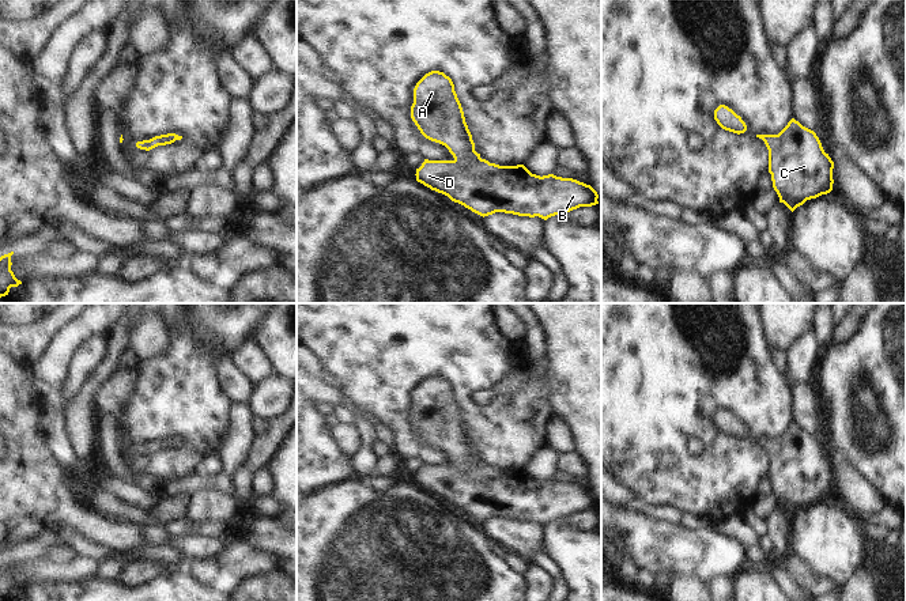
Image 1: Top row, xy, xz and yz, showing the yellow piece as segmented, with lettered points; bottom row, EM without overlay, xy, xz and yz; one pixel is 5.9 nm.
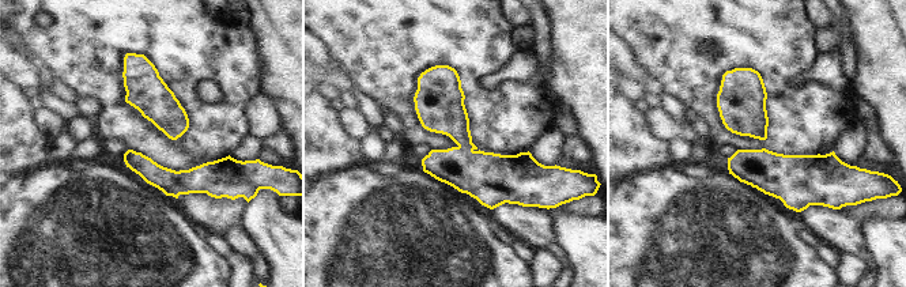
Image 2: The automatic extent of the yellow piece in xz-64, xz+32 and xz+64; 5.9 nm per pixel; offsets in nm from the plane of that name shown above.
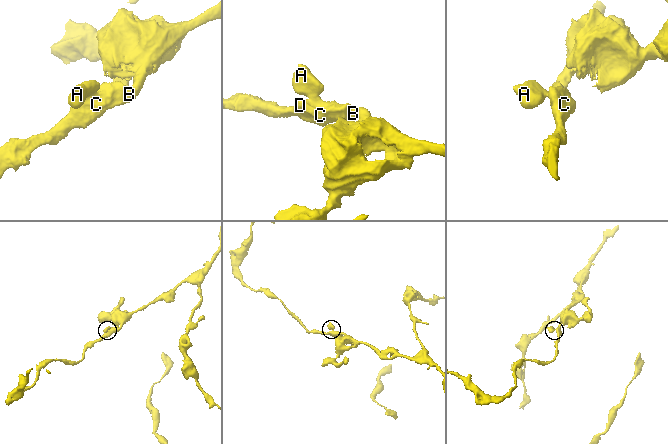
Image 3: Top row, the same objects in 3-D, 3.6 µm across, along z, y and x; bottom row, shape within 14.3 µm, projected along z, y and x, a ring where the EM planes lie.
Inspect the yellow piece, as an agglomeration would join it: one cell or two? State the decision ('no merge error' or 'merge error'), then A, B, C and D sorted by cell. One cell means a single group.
no merge error; A B C D

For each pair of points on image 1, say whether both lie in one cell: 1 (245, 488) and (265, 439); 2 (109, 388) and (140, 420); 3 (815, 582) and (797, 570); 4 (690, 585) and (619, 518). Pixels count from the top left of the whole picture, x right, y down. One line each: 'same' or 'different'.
1: same
2: different
3: same
4: different

